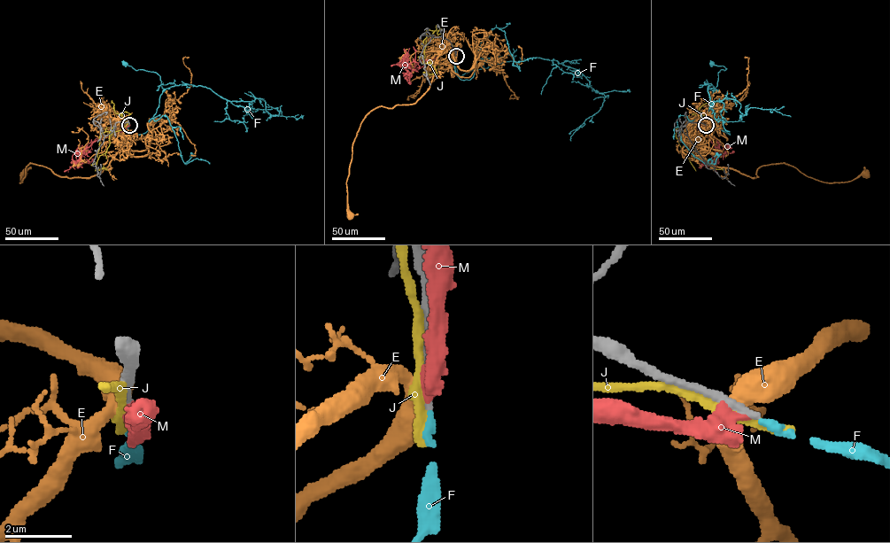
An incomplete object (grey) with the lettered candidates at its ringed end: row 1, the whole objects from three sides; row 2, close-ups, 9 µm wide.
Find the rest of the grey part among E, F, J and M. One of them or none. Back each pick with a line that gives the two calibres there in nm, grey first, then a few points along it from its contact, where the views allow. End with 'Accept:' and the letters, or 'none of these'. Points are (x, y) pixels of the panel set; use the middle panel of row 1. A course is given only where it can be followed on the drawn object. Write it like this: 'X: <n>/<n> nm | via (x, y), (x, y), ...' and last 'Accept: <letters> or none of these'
F: 280/240 nm | via (456, 56), (454, 69), (461, 80), (473, 76), (477, 58), (491, 65), (460, 76), (452, 61)
Accept: F

